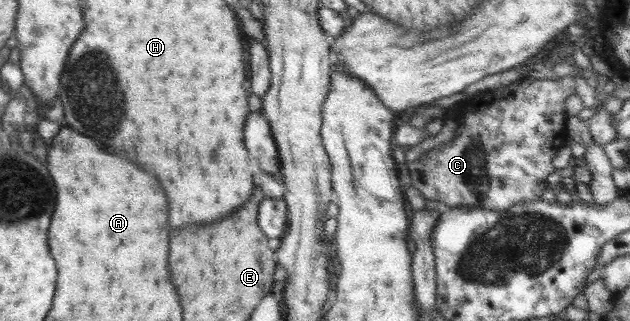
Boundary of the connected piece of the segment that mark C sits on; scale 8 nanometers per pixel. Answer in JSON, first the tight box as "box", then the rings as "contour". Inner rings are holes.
{"box":[407,74,576,210],"contour":[[[570,74],[559,78],[554,76],[554,80],[549,80],[549,78],[517,80],[508,86],[504,86],[504,88],[488,89],[486,91],[478,92],[475,96],[470,98],[470,100],[466,100],[466,103],[470,103],[470,105],[464,105],[464,102],[462,102],[462,107],[460,107],[458,111],[454,109],[451,113],[451,117],[458,123],[454,140],[442,143],[433,150],[424,152],[421,155],[421,158],[414,160],[413,162],[407,162],[411,175],[411,185],[414,187],[414,190],[420,191],[426,200],[439,201],[443,209],[456,207],[483,207],[484,209],[504,210],[508,209],[508,207],[512,207],[516,202],[540,200],[540,196],[544,193],[544,190],[549,188],[546,177],[556,170],[552,164],[552,159],[554,159],[554,156],[558,153],[559,149],[562,149],[562,147],[567,145],[568,136],[566,131],[565,103],[570,95],[575,94],[576,84],[574,78]]]}

